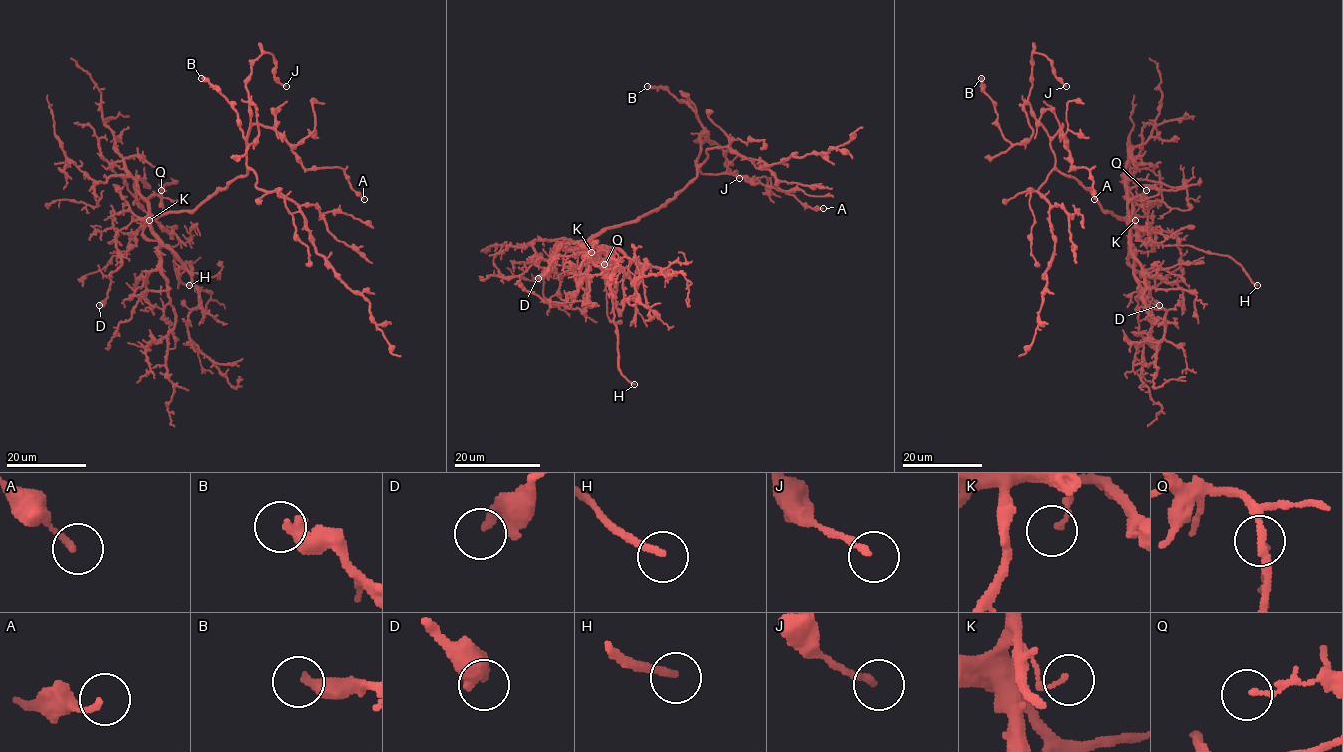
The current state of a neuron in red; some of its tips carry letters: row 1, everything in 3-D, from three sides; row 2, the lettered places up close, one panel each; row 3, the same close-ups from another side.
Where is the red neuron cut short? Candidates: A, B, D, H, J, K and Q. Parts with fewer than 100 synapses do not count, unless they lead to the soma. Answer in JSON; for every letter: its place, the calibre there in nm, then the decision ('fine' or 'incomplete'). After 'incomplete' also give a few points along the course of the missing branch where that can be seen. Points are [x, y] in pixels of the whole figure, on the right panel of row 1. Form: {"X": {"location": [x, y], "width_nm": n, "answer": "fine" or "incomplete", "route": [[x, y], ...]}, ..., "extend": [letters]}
{"A": {"location": [1094, 199], "width_nm": 180, "answer": "fine"}, "B": {"location": [981, 78], "width_nm": 320, "answer": "fine"}, "D": {"location": [1159, 305], "width_nm": 300, "answer": "fine"}, "H": {"location": [1257, 285], "width_nm": 220, "answer": "incomplete"}, "J": {"location": [1066, 86], "width_nm": 200, "answer": "fine"}, "K": {"location": [1135, 220], "width_nm": 120, "answer": "fine"}, "Q": {"location": [1146, 190], "width_nm": 140, "answer": "fine"}, "extend": ["H"]}

